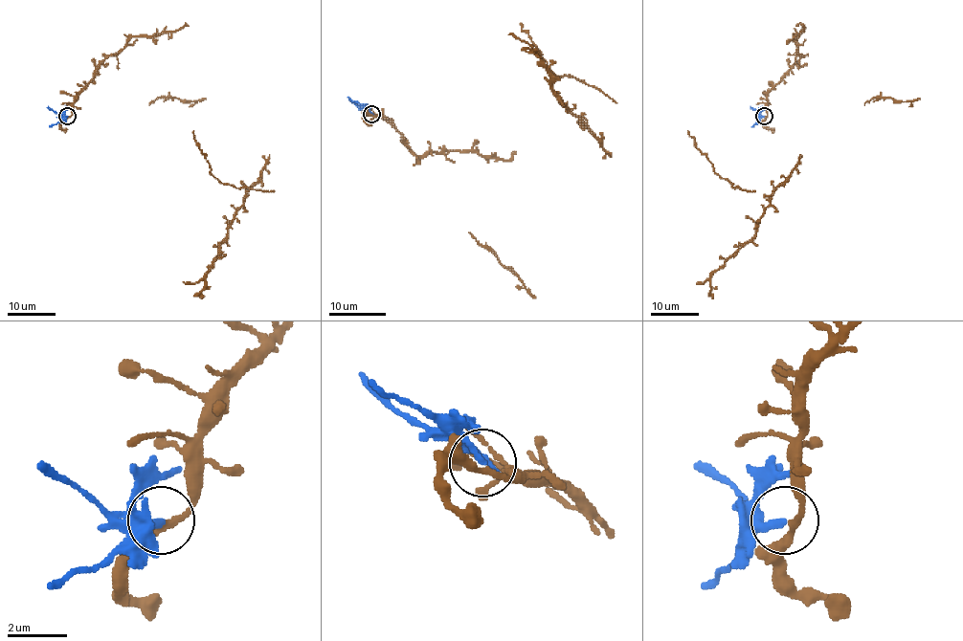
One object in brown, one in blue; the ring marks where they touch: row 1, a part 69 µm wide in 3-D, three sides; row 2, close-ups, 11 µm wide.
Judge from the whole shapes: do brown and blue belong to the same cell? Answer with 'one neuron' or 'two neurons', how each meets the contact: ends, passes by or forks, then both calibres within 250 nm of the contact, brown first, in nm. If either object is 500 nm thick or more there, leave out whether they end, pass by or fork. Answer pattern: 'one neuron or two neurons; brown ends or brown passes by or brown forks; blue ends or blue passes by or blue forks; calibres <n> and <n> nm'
two neurons; brown passes by; blue ends; calibres 200 and 200 nm

